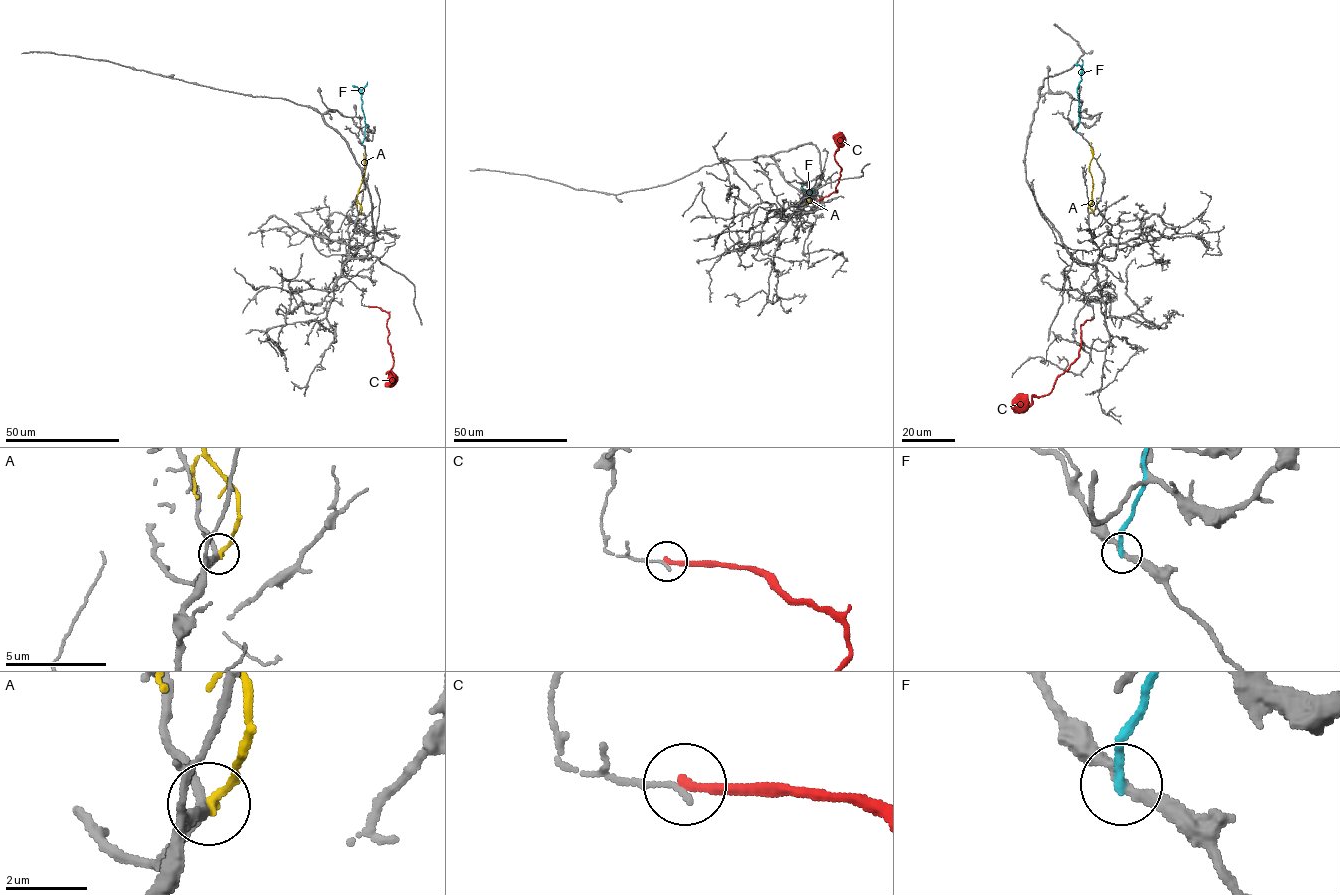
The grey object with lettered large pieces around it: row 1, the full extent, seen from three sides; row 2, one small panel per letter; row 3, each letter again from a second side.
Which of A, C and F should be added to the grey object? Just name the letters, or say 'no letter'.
no letter

